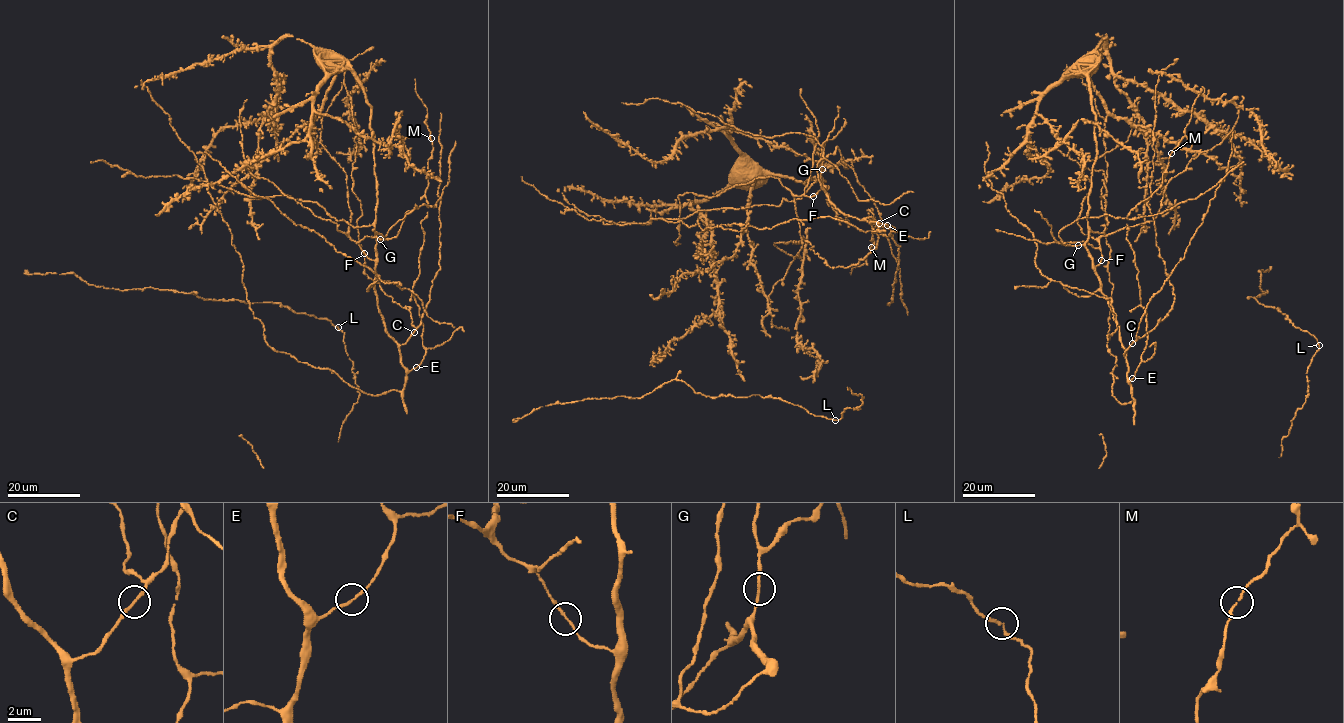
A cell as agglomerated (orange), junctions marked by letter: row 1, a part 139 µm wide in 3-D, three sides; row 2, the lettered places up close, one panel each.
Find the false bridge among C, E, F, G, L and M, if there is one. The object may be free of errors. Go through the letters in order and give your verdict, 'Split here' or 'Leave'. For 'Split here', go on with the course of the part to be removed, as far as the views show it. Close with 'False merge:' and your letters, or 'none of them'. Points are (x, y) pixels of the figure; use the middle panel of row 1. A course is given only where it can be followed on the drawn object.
C: Leave
E: Leave
F: Leave
G: Leave
L: Leave
M: Leave
False merge: none of them

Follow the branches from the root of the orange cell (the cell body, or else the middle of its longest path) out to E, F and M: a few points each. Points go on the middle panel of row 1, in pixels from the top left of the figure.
E: (751, 257), (767, 297), (802, 246), (794, 196), (812, 197), (823, 188), (845, 215), (887, 225)
F: (751, 257), (767, 297), (774, 285), (784, 277), (802, 246), (794, 196), (812, 196)
M: (751, 257), (767, 297), (802, 246), (794, 196), (822, 188), (822, 162), (836, 146), (876, 206), (871, 247)

